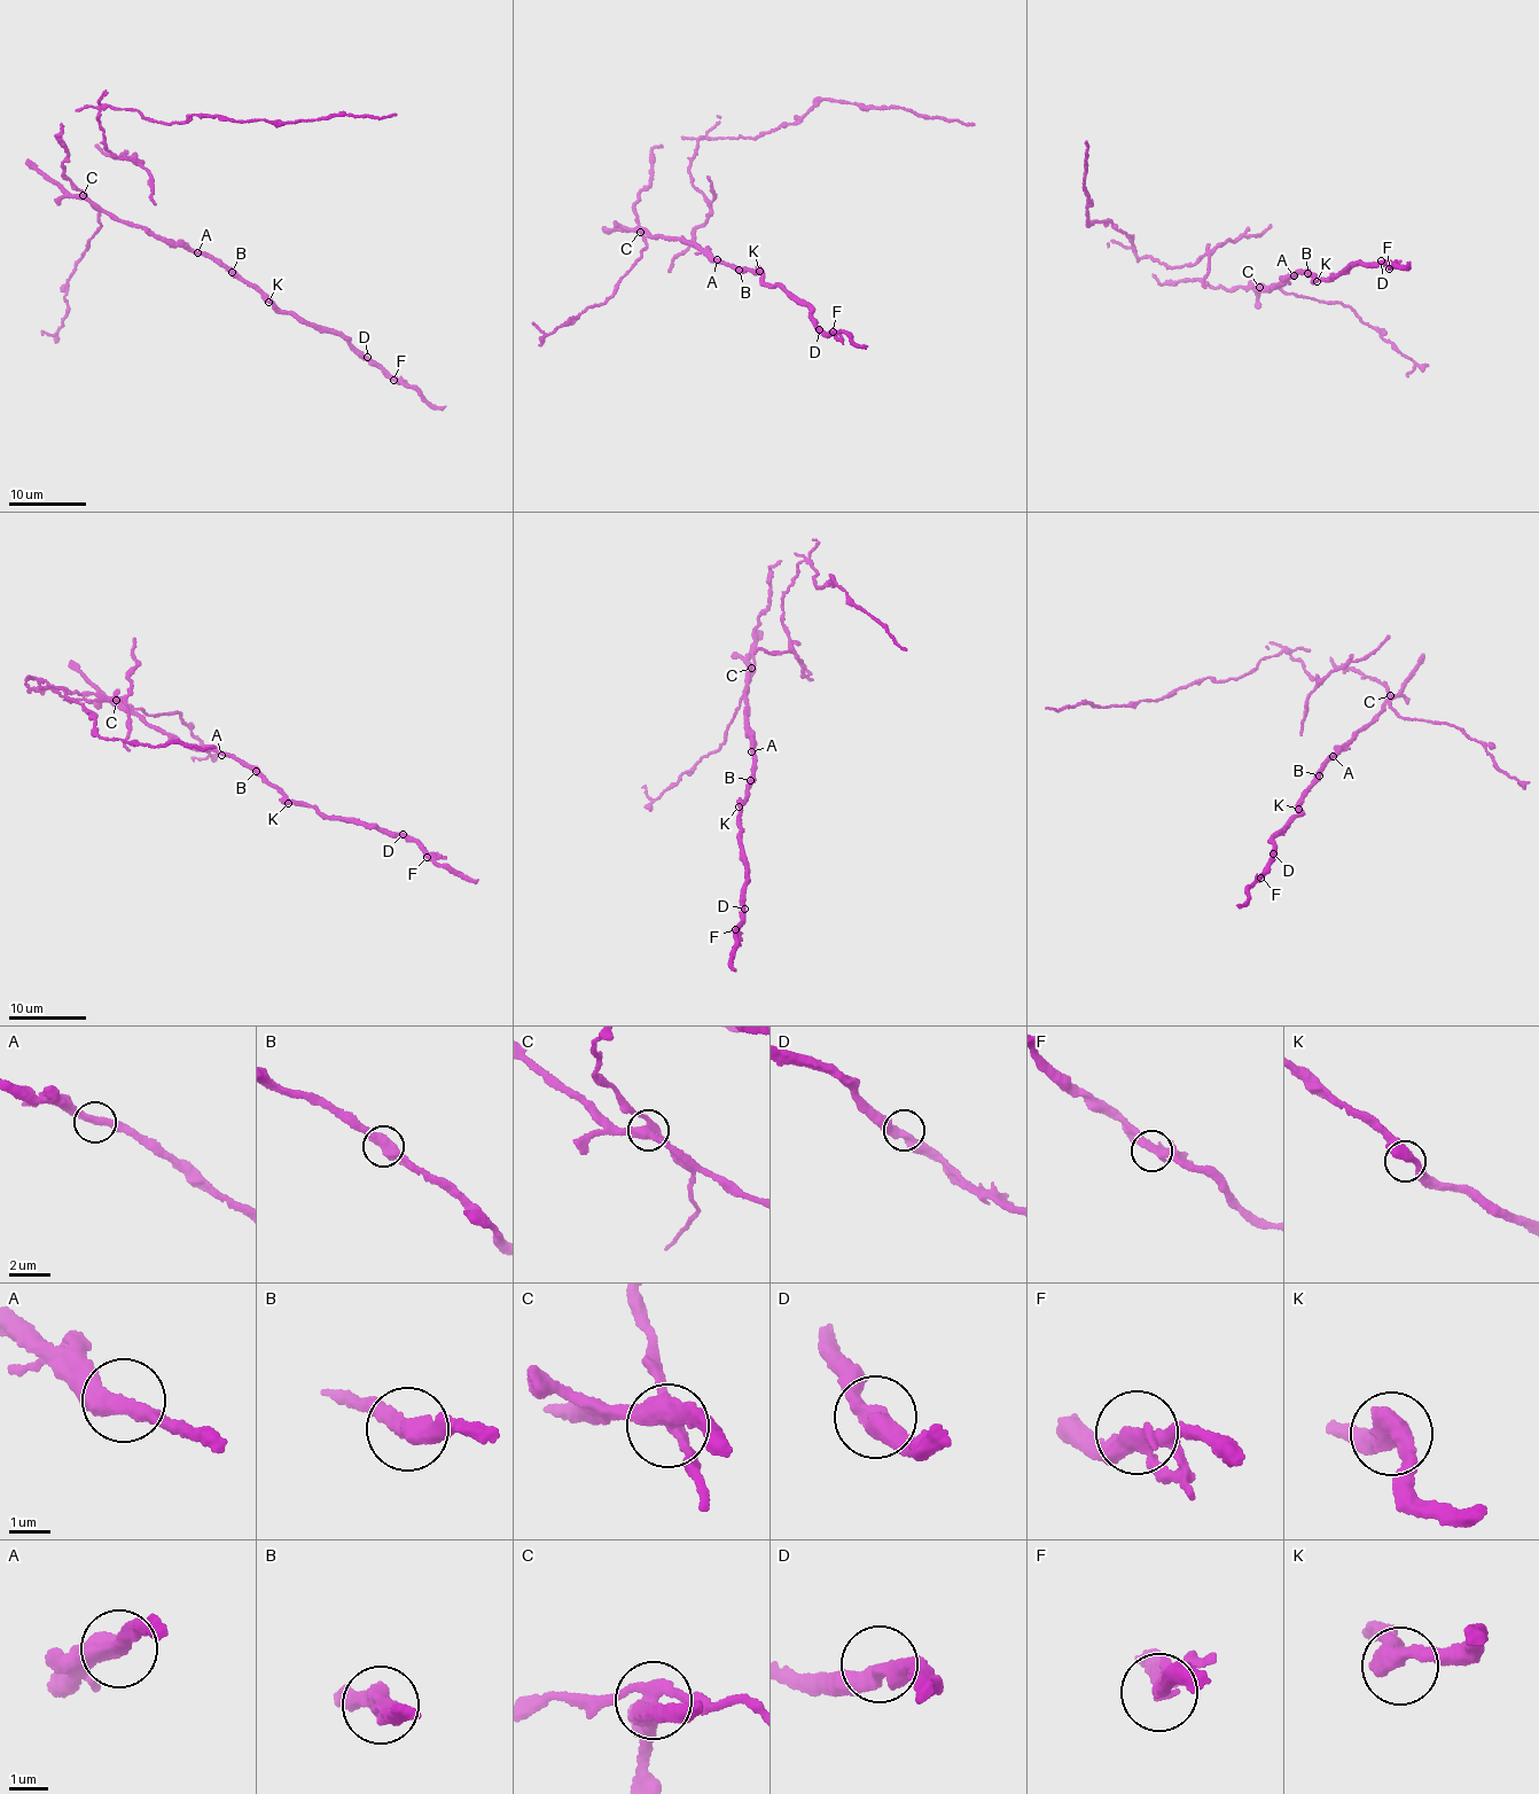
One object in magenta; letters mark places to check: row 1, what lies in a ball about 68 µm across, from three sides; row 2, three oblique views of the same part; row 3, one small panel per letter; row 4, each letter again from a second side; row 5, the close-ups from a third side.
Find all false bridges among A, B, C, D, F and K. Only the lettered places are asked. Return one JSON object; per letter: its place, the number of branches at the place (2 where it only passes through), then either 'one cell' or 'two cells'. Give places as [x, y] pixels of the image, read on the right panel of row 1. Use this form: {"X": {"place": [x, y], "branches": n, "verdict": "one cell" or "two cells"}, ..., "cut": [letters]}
{"A": {"place": [1294, 275], "branches": 2, "verdict": "one cell"}, "B": {"place": [1307, 273], "branches": 2, "verdict": "one cell"}, "C": {"place": [1259, 287], "branches": 4, "verdict": "two cells"}, "D": {"place": [1381, 260], "branches": 2, "verdict": "one cell"}, "F": {"place": [1389, 268], "branches": 2, "verdict": "one cell"}, "K": {"place": [1317, 281], "branches": 3, "verdict": "one cell"}, "cut": ["C"]}

